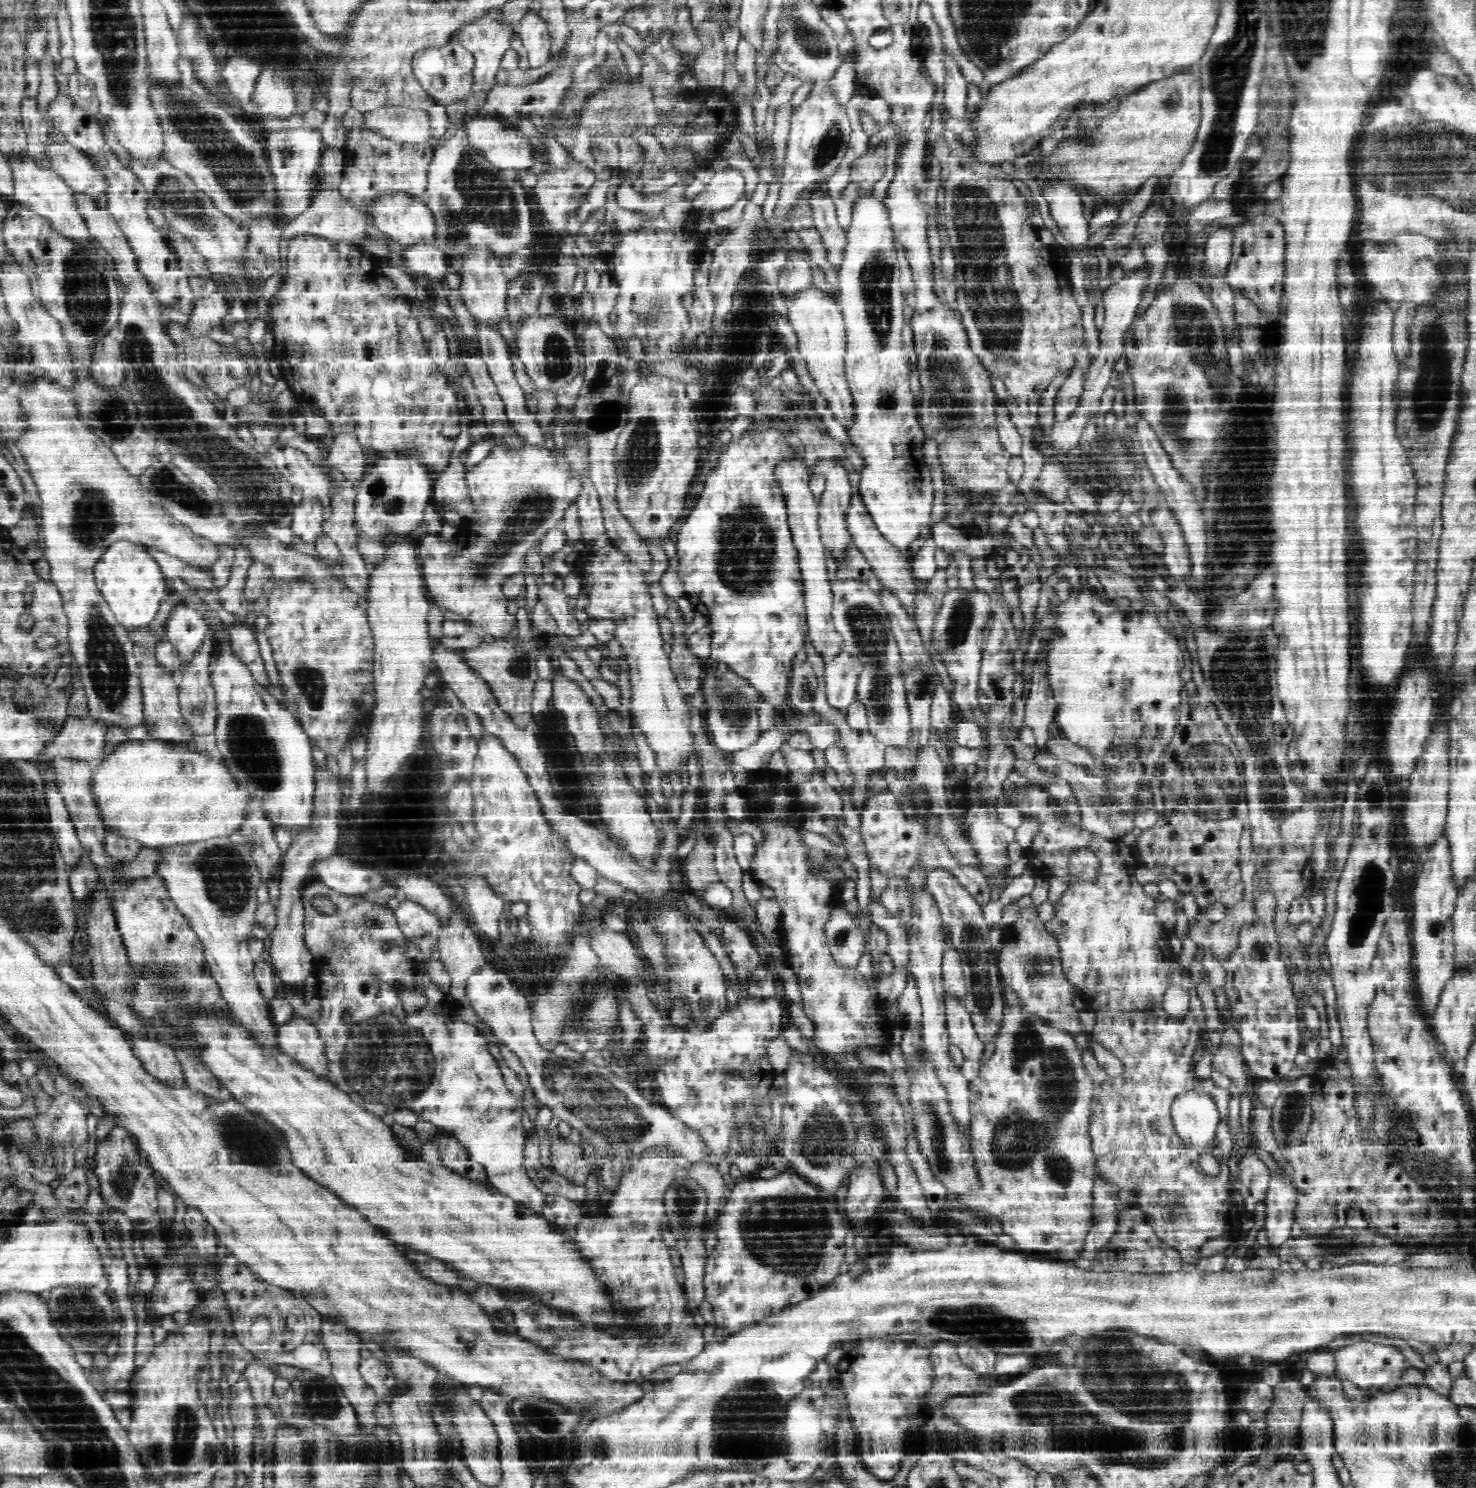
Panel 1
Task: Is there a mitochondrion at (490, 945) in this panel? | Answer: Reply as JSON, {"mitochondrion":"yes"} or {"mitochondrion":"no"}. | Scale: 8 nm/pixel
{"mitochondrion":"no"}

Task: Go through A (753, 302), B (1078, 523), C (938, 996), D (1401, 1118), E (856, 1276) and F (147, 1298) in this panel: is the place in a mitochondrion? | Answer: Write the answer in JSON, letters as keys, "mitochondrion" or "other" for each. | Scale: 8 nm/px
{"A":"mitochondrion","B":"mitochondrion","C":"other","D":"other","E":"other","F":"other"}

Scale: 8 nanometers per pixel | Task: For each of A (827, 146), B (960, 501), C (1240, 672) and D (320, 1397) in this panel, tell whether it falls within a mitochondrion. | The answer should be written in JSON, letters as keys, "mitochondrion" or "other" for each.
{"A":"mitochondrion","B":"mitochondrion","C":"mitochondrion","D":"mitochondrion"}

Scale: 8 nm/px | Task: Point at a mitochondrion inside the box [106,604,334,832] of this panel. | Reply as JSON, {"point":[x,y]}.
{"point":[252,750]}

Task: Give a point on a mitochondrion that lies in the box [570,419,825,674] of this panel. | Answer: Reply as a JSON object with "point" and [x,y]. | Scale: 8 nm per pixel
{"point":[746,551]}

